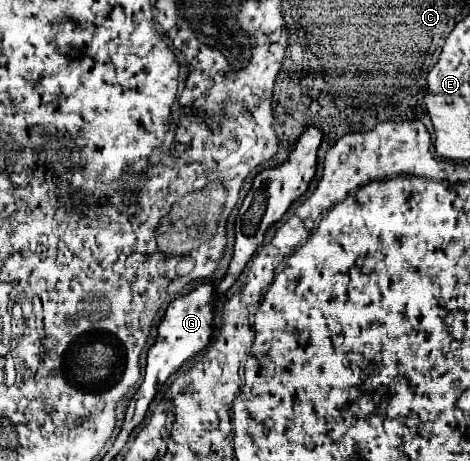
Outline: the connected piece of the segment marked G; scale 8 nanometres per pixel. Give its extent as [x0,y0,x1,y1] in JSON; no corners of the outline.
[116,283,216,443]

